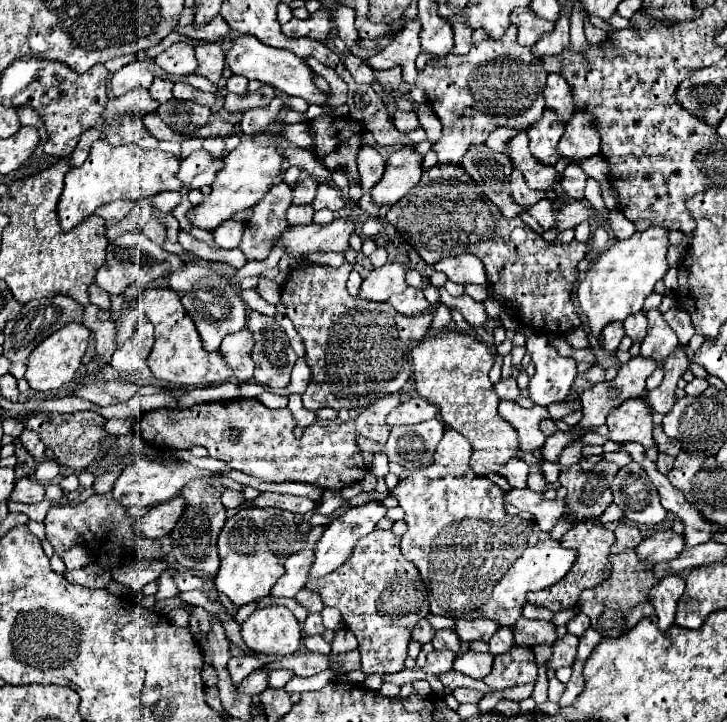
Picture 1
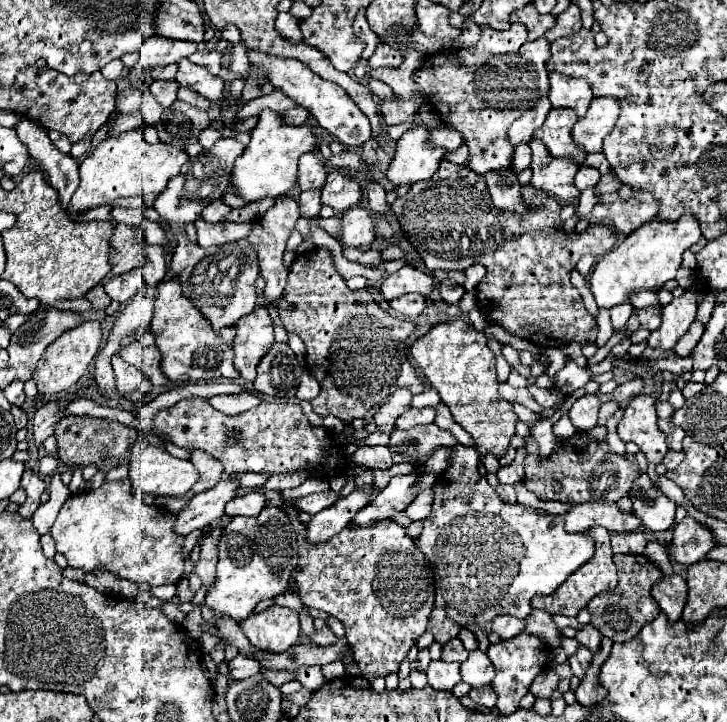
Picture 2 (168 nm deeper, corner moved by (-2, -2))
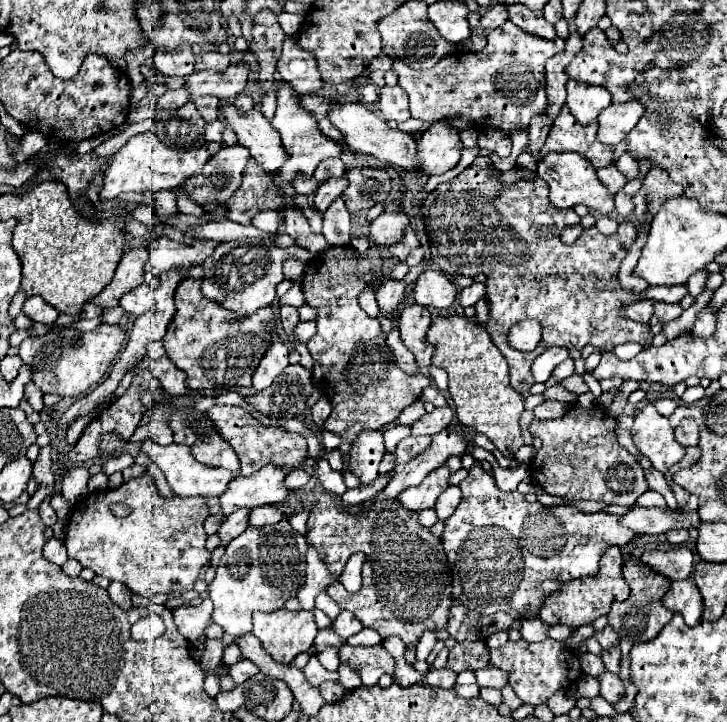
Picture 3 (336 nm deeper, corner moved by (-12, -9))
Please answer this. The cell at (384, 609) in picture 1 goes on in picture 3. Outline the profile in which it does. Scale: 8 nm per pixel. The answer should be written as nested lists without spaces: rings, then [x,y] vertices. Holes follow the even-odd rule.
[[[322,491],[316,499],[310,517],[308,517],[308,543],[316,547],[318,553],[324,553],[324,563],[330,573],[340,575],[346,561],[354,553],[364,553],[366,561],[362,567],[362,587],[356,593],[348,593],[342,583],[332,583],[326,591],[328,595],[346,611],[354,613],[364,627],[370,627],[380,633],[380,637],[398,635],[406,647],[416,645],[424,631],[436,631],[446,627],[448,609],[452,605],[452,571],[444,555],[440,537],[432,535],[430,529],[418,523],[418,513],[404,511],[396,499],[372,499],[360,507],[344,507],[340,495]]]

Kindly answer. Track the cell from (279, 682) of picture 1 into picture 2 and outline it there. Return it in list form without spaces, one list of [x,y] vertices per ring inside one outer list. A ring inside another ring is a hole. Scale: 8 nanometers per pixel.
[[[302,666],[294,674],[296,674],[296,680],[308,690],[318,690],[324,684],[324,676],[318,666]]]

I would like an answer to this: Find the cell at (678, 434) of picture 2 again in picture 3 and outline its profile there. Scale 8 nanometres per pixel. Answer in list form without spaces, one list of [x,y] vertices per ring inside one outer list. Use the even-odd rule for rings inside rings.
[[[684,419],[678,427],[676,427],[676,441],[682,447],[688,445],[698,445],[698,423],[694,419]]]

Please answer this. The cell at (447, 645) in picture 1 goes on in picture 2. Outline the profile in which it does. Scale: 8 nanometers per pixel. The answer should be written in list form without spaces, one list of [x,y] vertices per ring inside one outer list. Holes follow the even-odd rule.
[[[458,638],[444,644],[444,648],[442,648],[444,662],[460,662],[462,664],[466,658],[468,658],[468,650],[464,648],[464,644]]]

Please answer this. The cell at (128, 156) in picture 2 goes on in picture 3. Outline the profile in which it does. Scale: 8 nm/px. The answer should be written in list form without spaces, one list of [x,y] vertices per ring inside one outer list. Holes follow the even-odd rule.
[[[144,131],[128,139],[128,143],[116,153],[110,169],[104,173],[104,187],[100,191],[100,199],[108,201],[120,193],[144,193],[144,191],[162,191],[162,189],[176,189],[182,181],[198,175],[204,163],[212,155],[208,153],[206,145],[194,151],[178,151],[164,145],[154,131]]]

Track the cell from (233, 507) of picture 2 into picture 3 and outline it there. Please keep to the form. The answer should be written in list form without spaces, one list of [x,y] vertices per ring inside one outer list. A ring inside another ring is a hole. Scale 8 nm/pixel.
[[[264,505],[264,507],[256,507],[250,513],[250,525],[254,527],[266,527],[266,525],[276,525],[280,519],[284,519],[284,515],[272,507],[272,505]]]

